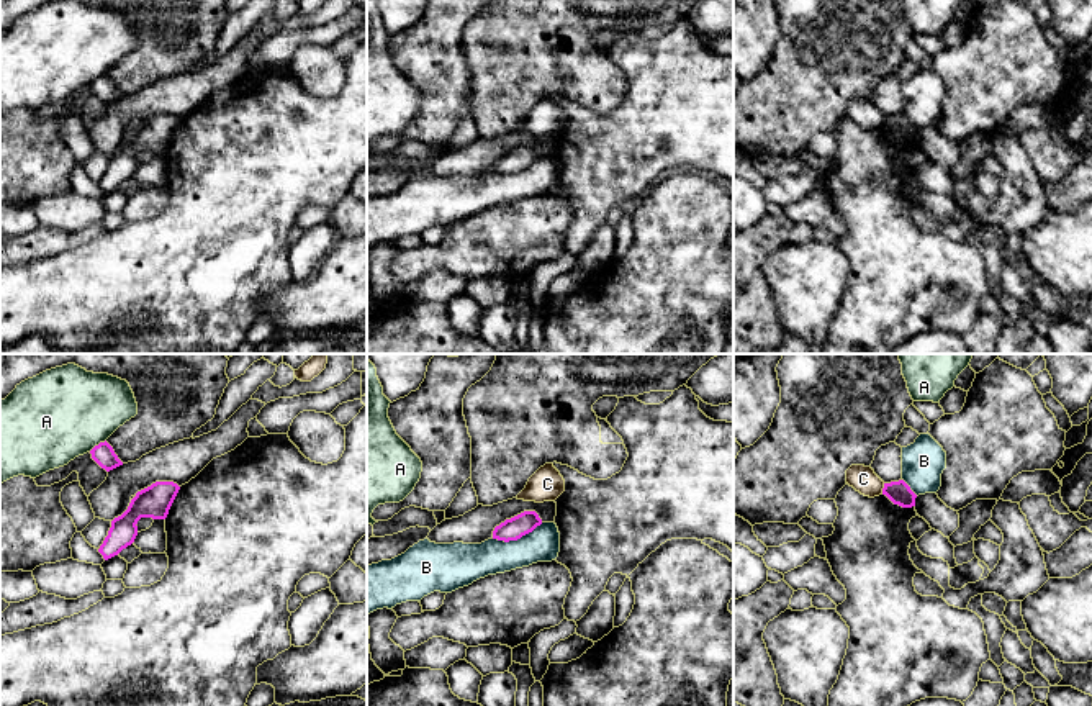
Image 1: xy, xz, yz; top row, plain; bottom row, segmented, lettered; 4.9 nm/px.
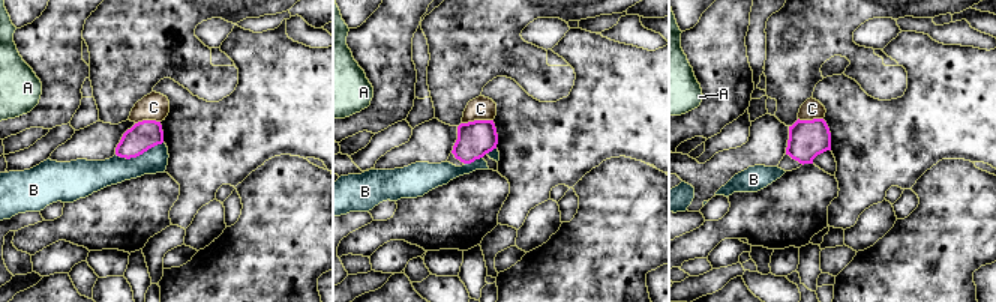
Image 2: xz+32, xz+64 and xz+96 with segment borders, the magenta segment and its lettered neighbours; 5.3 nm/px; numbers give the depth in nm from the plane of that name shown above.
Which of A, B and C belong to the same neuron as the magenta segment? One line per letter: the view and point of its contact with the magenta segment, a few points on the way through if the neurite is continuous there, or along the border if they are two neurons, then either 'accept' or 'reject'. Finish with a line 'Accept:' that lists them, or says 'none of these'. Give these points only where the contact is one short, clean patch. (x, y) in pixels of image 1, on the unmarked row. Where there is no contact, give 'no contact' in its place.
A: meets magenta in xy at (99, 77); reject
B: meets magenta in xz at (516, 172); border along xz (542, 156), (516, 172), (498, 174), (491, 171); reject
C: meets magenta in yz at (883, 122); border along yz (884, 117), (881, 126); reject
Accept: none of these

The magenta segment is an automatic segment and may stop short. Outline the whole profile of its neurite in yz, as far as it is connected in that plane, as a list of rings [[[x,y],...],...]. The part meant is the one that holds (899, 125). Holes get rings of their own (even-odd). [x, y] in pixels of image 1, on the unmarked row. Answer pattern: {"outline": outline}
{"outline": [[[904,113],[884,116],[882,128],[886,128],[894,138],[899,138],[902,141],[915,139],[917,128]]]}

